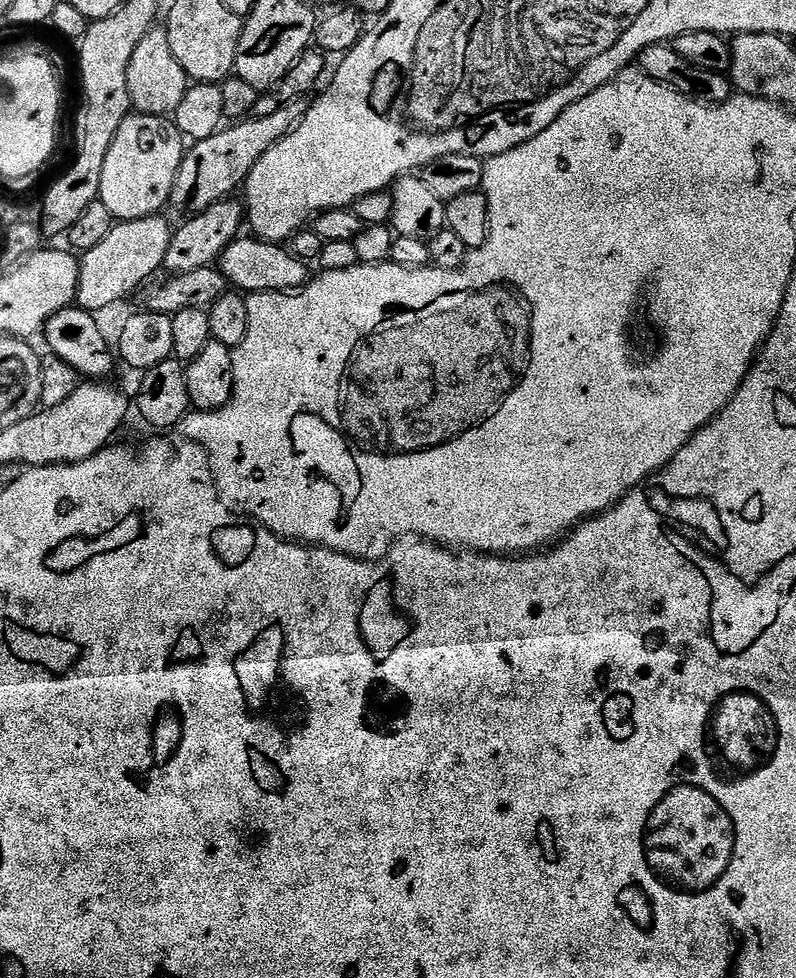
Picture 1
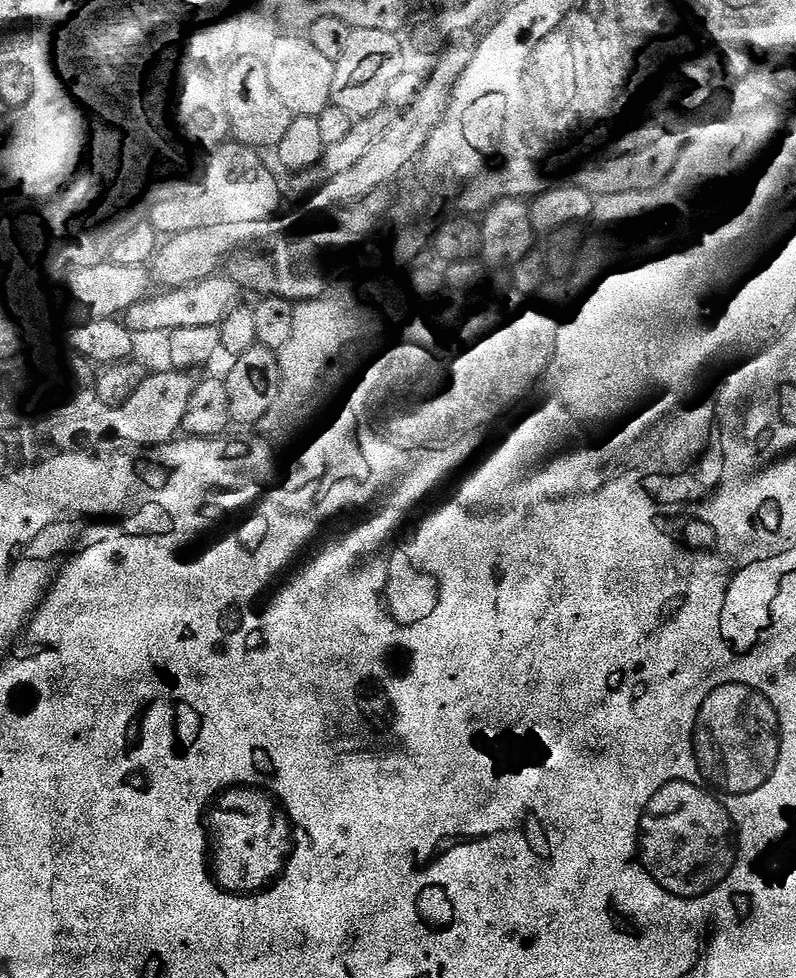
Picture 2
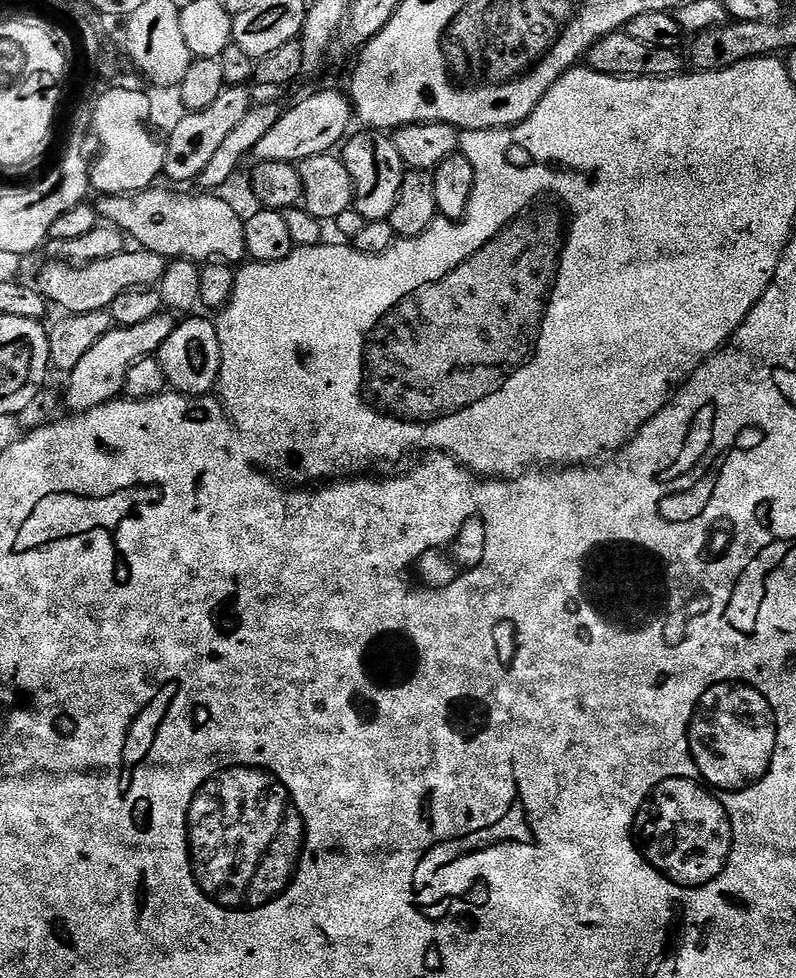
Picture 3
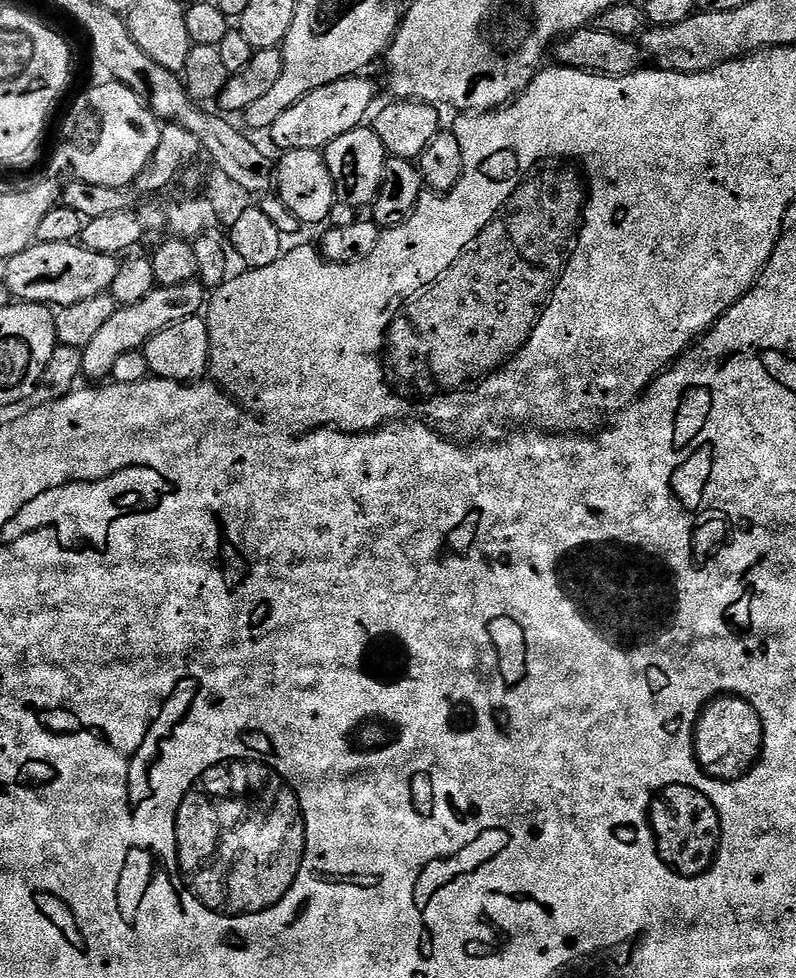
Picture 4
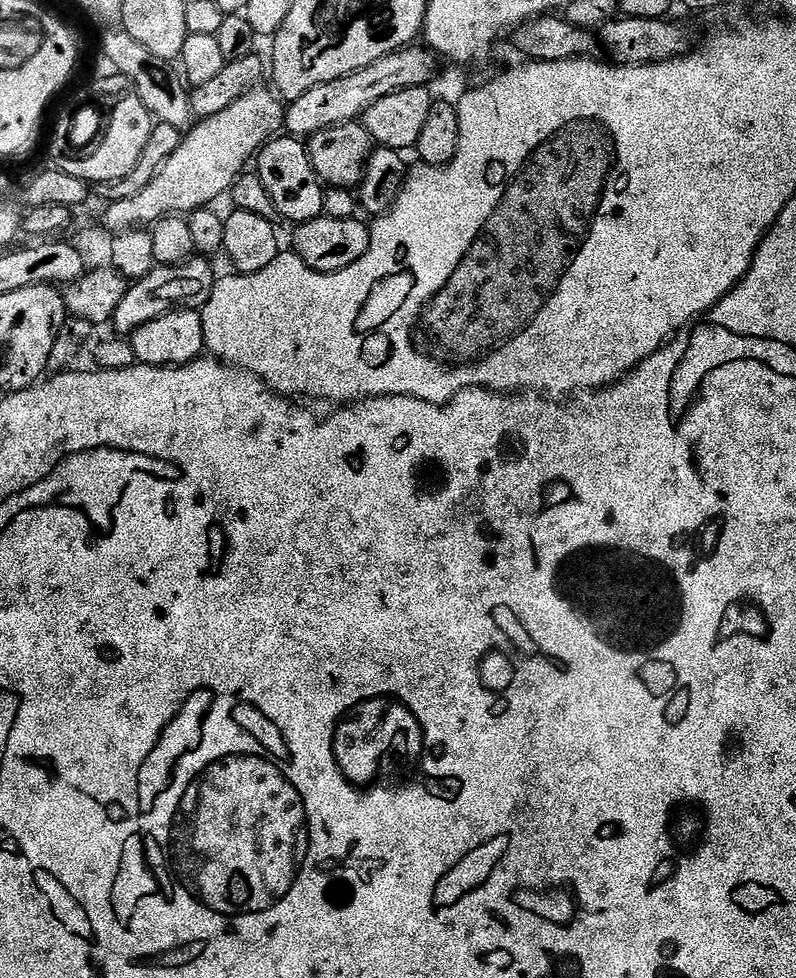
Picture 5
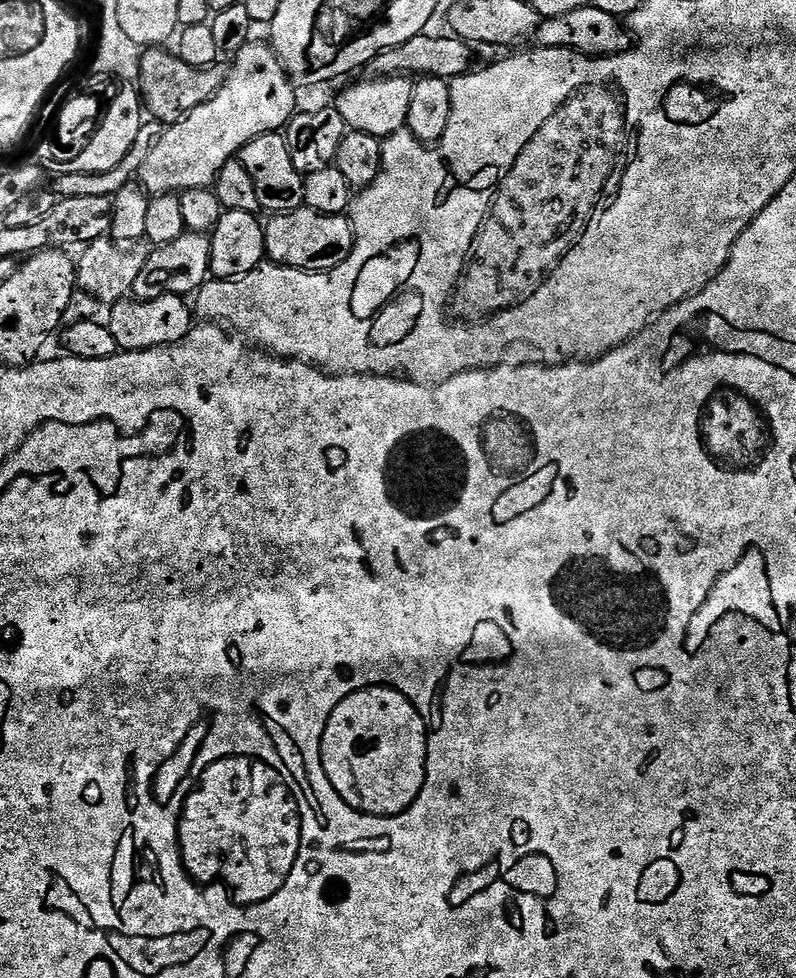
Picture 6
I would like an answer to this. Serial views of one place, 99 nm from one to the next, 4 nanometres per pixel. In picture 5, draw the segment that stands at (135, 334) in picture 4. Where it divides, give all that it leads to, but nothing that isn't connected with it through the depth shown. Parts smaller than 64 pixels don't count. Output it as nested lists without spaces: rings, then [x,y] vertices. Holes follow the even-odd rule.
[[[191,258],[184,263],[171,266],[157,266],[150,274],[135,281],[122,298],[118,310],[114,310],[110,324],[116,327],[120,334],[131,334],[146,322],[158,318],[167,312],[174,312],[182,308],[199,310],[210,298],[212,287],[217,282],[217,273],[212,273],[212,268],[207,259]]]

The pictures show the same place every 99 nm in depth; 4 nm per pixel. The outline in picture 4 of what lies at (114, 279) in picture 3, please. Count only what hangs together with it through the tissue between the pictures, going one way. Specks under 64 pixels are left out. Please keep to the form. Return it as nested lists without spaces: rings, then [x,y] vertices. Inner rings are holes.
[[[33,242],[22,254],[14,254],[3,265],[2,281],[17,301],[65,308],[86,298],[103,296],[118,278],[120,260],[81,246],[79,243]]]

